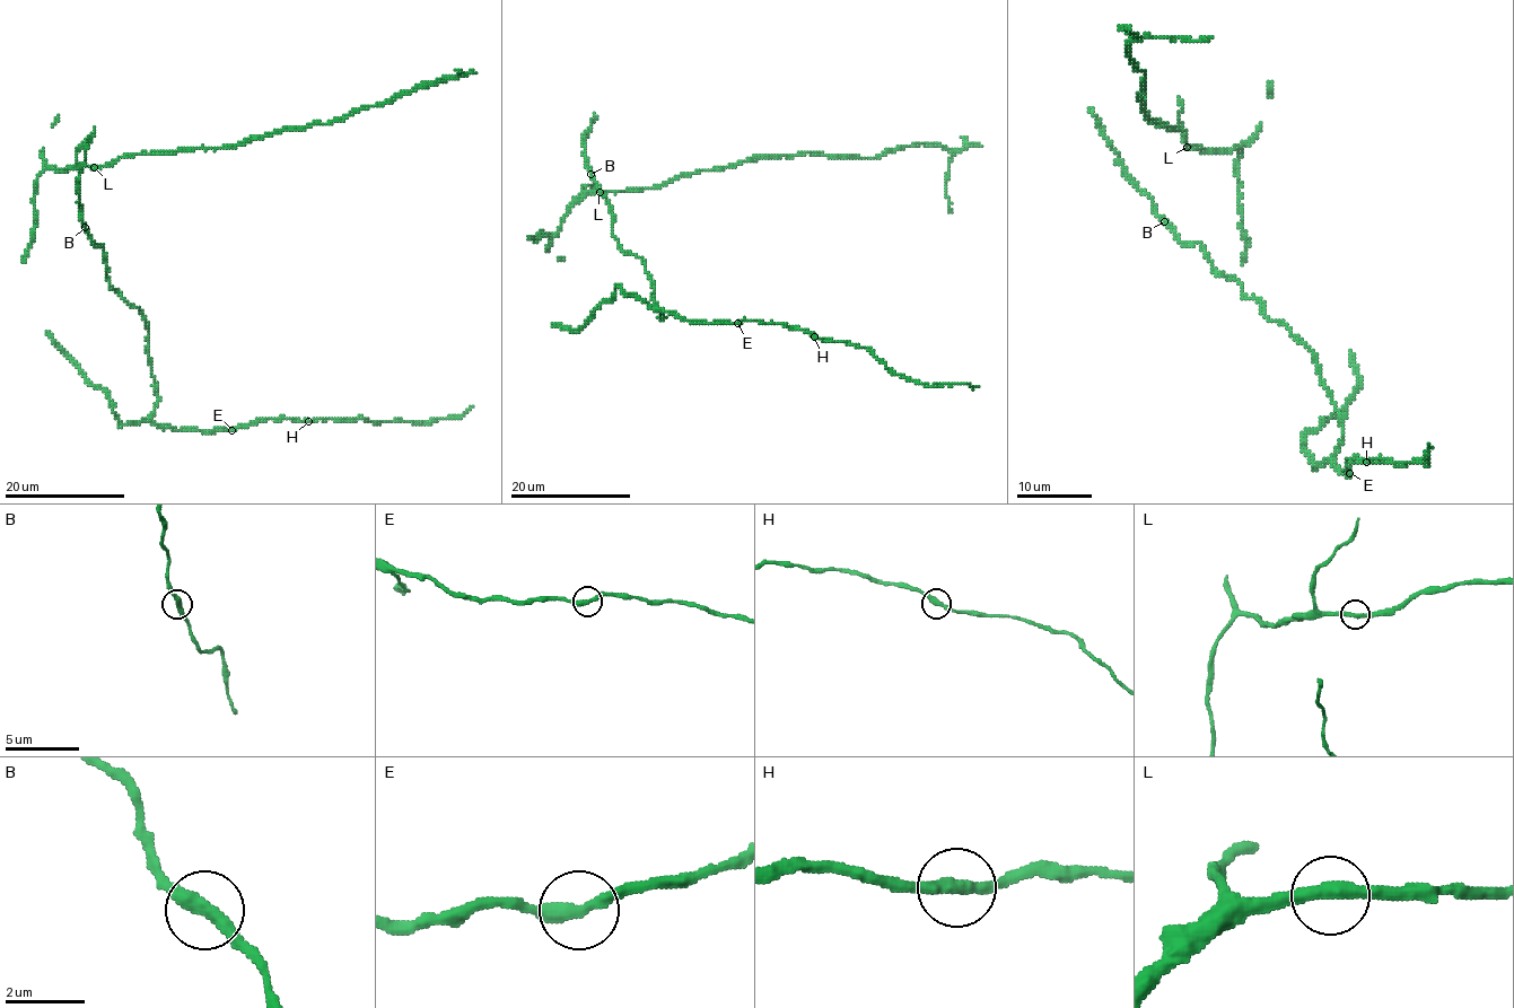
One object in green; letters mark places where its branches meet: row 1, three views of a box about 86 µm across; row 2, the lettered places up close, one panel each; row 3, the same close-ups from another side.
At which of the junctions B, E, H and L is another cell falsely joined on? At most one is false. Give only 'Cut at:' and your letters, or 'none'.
Cut at: none

